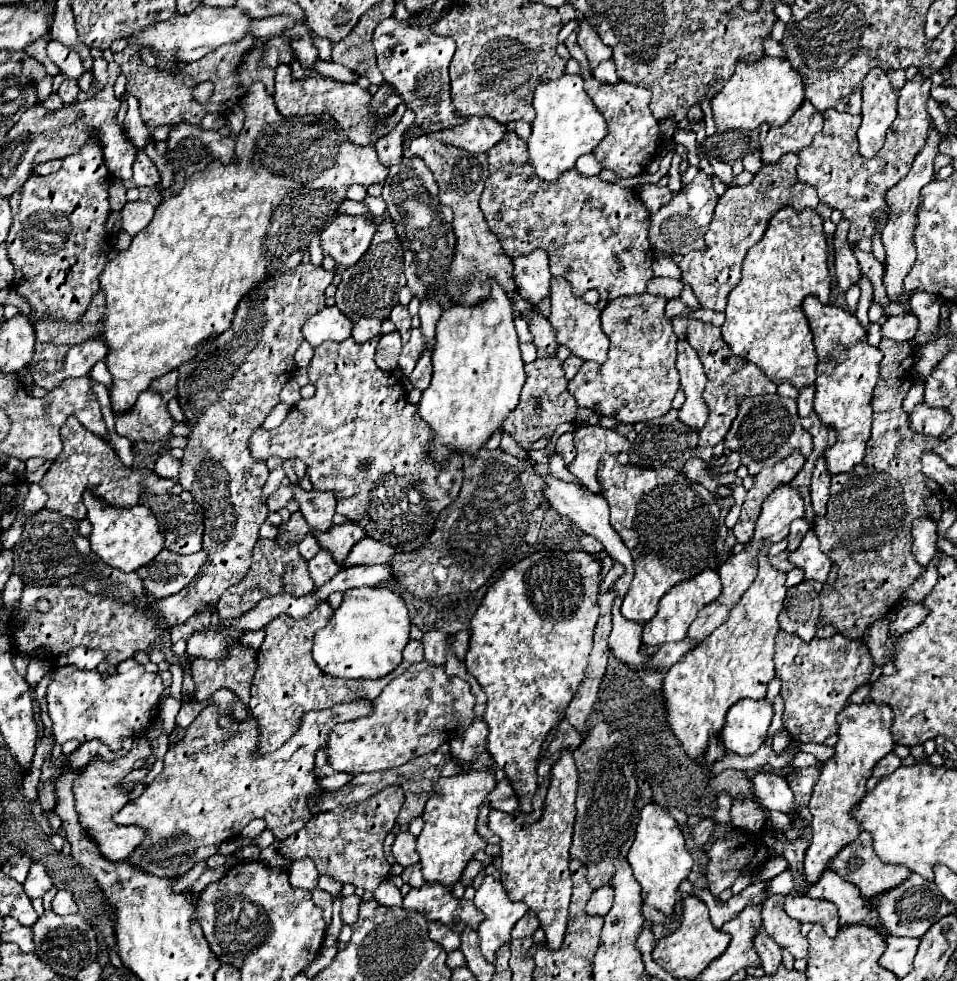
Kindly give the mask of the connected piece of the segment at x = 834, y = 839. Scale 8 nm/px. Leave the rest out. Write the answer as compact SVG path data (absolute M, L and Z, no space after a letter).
M846 704L838 716L838 742L834 746L834 756L824 762L820 770L820 778L814 786L810 798L812 812L812 830L814 838L806 852L804 860L804 878L806 882L818 880L828 862L838 854L844 844L850 844L860 834L862 826L852 816L852 810L866 796L866 780L872 774L874 764L884 758L894 748L894 740L890 736L890 720L892 712L888 704Z

